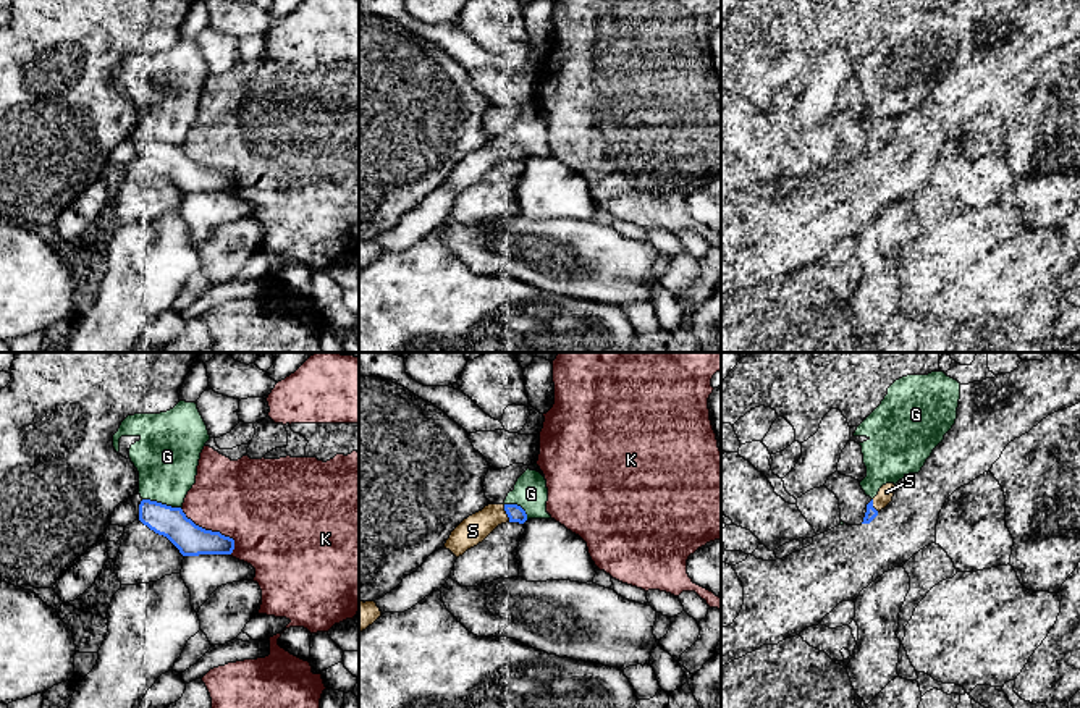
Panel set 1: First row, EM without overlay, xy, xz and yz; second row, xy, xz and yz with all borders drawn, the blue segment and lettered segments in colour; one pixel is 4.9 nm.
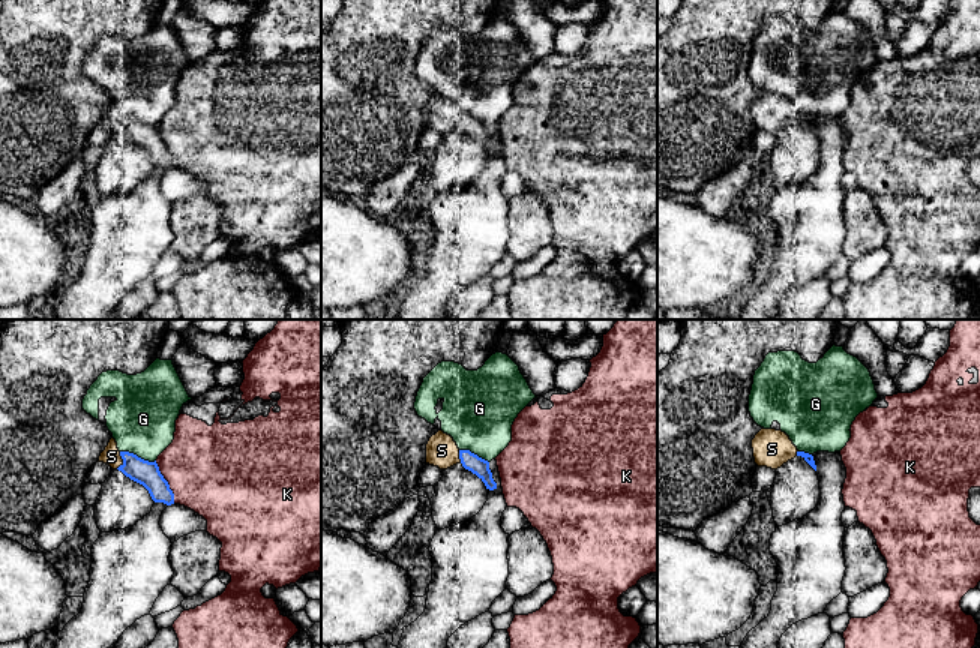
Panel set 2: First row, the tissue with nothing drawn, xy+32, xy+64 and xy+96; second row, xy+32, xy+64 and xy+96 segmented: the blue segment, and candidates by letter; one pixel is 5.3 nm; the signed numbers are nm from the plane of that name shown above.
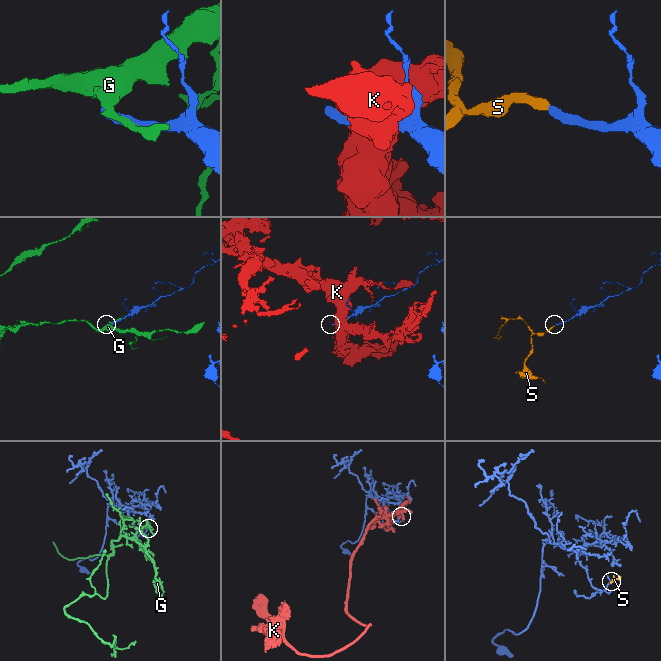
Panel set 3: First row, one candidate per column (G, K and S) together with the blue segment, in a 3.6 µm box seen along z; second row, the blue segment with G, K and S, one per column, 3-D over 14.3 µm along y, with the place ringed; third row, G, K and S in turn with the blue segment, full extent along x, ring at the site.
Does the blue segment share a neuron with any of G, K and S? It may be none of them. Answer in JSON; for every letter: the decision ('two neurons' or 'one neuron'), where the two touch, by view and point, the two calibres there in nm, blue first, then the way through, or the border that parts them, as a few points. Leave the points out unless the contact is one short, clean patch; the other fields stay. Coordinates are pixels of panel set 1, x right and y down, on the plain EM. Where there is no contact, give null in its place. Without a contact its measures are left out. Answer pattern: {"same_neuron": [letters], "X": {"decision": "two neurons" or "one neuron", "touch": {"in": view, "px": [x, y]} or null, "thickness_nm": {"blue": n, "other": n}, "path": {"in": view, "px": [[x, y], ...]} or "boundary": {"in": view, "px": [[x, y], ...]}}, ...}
{"same_neuron": ["S"], "G": {"decision": "two neurons", "touch": {"in": "xy", "px": [160, 141]}, "thickness_nm": {"blue": 160, "other": 320}}, "K": {"decision": "two neurons", "touch": {"in": "xy", "px": [210, 168]}, "thickness_nm": {"blue": 160, "other": 420}}, "S": {"decision": "one neuron", "touch": {"in": "xz", "px": [506, 151]}, "thickness_nm": {"blue": 80, "other": 140}}}

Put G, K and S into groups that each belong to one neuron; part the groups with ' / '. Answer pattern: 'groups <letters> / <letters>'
groups G / K / S

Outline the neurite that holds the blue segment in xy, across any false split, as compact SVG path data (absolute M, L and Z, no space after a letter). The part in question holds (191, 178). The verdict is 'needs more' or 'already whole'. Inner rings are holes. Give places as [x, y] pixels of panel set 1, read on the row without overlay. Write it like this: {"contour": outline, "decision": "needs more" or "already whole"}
{"contour": "M142 137L139 158L155 171L167 175L183 194L231 192L234 188L233 176L196 163L181 145Z", "decision": "already whole"}

